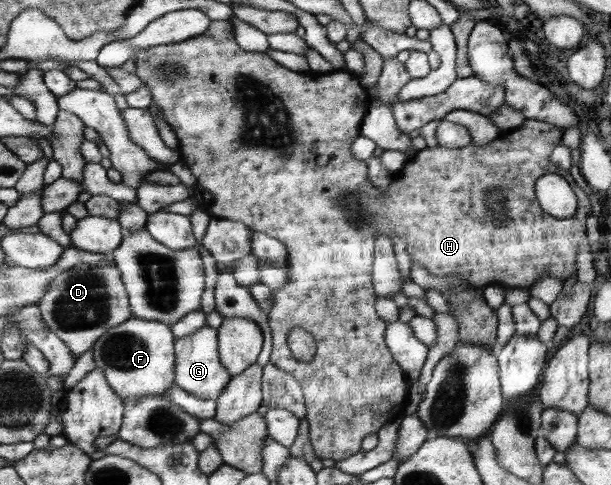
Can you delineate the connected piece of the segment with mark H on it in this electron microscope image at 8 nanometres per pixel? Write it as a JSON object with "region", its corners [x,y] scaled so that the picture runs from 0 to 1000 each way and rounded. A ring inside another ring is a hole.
{"region":[[[347,41],[342,60],[329,72],[318,74],[304,85],[255,93],[249,99],[229,101],[218,113],[221,128],[221,155],[242,175],[247,190],[249,208],[260,225],[265,225],[268,247],[282,260],[295,291],[293,311],[301,336],[313,348],[313,357],[322,367],[324,379],[332,384],[347,406],[347,416],[340,425],[342,439],[357,452],[376,452],[383,458],[398,458],[404,468],[416,476],[427,476],[439,487],[462,497],[468,505],[471,526],[465,546],[471,575],[463,592],[447,594],[448,608],[447,635],[439,647],[439,668],[445,678],[445,726],[442,748],[453,759],[478,771],[489,796],[493,798],[501,837],[501,868],[506,870],[507,911],[516,938],[525,946],[545,946],[558,951],[576,938],[586,936],[592,926],[594,905],[617,895],[624,887],[624,876],[617,876],[617,860],[624,852],[640,847],[643,839],[656,835],[663,827],[666,810],[666,786],[656,757],[643,742],[643,732],[633,720],[630,705],[632,674],[635,664],[624,658],[614,637],[614,619],[619,608],[610,598],[610,546],[612,530],[617,522],[614,513],[614,482],[628,480],[640,491],[637,476],[645,476],[666,501],[666,522],[673,538],[689,544],[696,555],[704,559],[705,567],[730,567],[732,563],[753,565],[763,573],[771,588],[787,594],[787,588],[800,579],[820,579],[825,588],[853,588],[863,592],[869,588],[882,569],[905,569],[925,579],[928,571],[944,559],[944,515],[948,499],[961,485],[954,480],[954,464],[961,439],[967,435],[964,427],[964,408],[954,392],[941,377],[933,353],[918,348],[902,332],[902,313],[908,301],[918,293],[921,270],[908,262],[903,254],[879,249],[877,245],[859,245],[858,252],[843,266],[823,270],[818,282],[802,291],[797,299],[763,299],[756,305],[738,307],[733,303],[694,305],[681,313],[676,326],[664,334],[660,348],[653,353],[653,367],[646,367],[638,377],[632,394],[622,394],[607,381],[602,371],[604,353],[601,330],[586,332],[576,328],[578,311],[574,301],[588,278],[588,262],[592,262],[591,249],[599,241],[601,216],[604,216],[604,196],[591,179],[584,163],[578,163],[568,151],[514,151],[484,148],[457,134],[447,126],[432,105],[401,105],[385,87],[385,58],[375,41]],[[908,357],[918,361],[935,381],[938,398],[948,410],[948,431],[933,449],[913,449],[899,443],[884,423],[877,408],[874,392],[877,373],[892,361]],[[804,392],[813,392],[818,398],[818,412],[825,419],[822,437],[828,452],[809,452],[805,435],[799,435],[795,423],[795,402]],[[494,674],[501,678],[517,703],[517,728],[514,740],[496,748],[494,742],[483,740],[475,724],[471,691],[478,678]]]}

